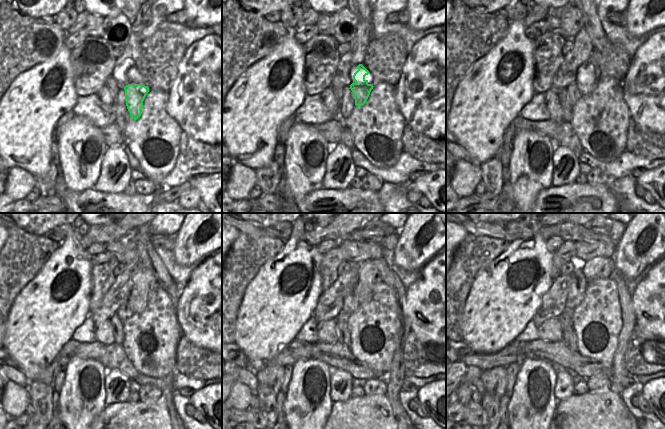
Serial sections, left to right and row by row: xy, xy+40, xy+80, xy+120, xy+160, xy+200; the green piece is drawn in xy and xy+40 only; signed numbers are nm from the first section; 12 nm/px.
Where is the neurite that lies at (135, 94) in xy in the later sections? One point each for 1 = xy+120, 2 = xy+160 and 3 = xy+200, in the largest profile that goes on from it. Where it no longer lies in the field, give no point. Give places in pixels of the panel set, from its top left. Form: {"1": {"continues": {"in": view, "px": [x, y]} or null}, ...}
{"1": {"continues": {"in": "xy+120", "px": [144, 280]}}, "2": {"continues": {"in": "xy+160", "px": [370, 271]}}, "3": {"continues": {"in": "xy+200", "px": [598, 267]}}}

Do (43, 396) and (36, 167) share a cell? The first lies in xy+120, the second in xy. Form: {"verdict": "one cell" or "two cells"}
{"verdict": "two cells"}

